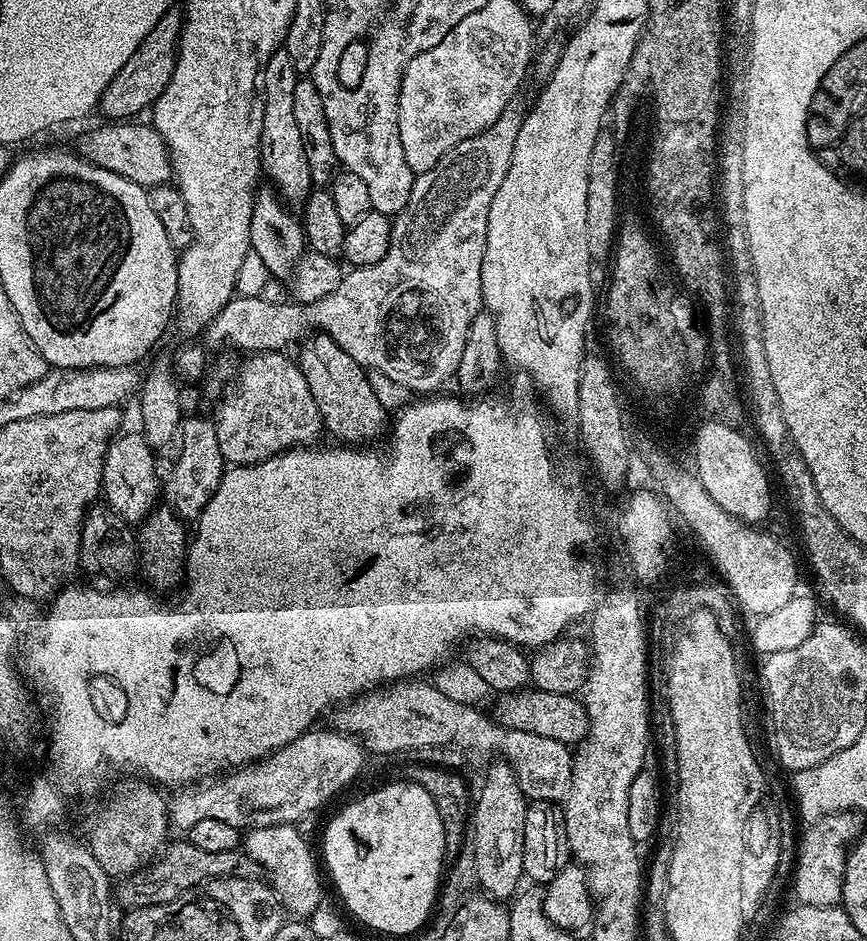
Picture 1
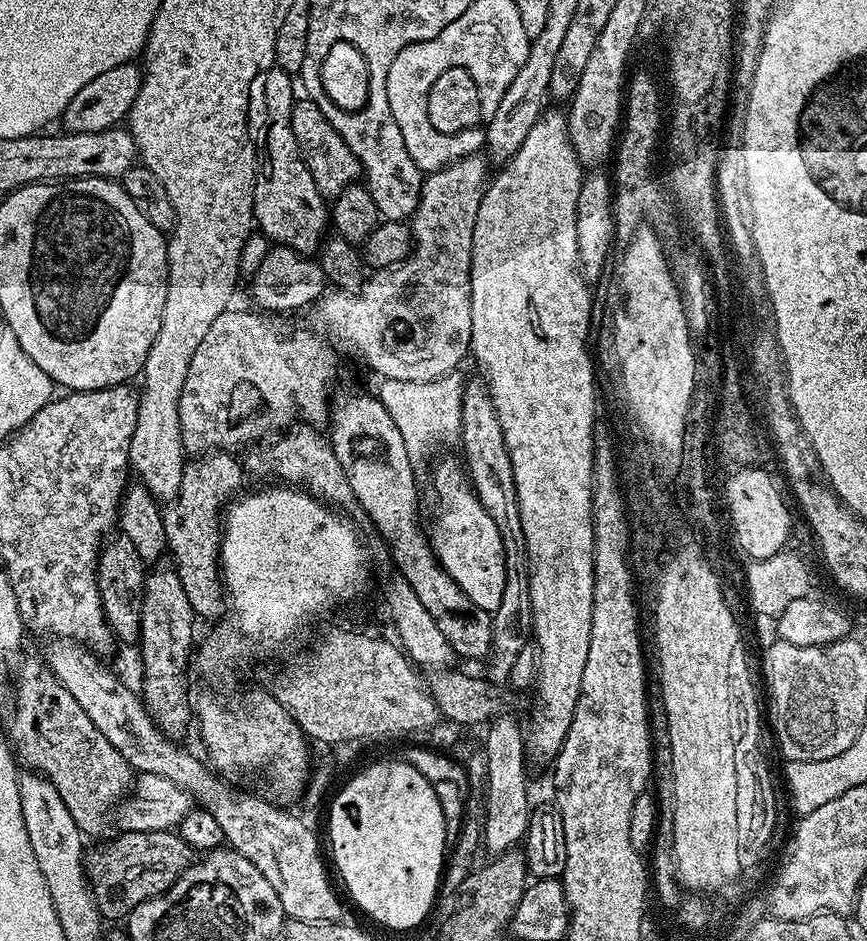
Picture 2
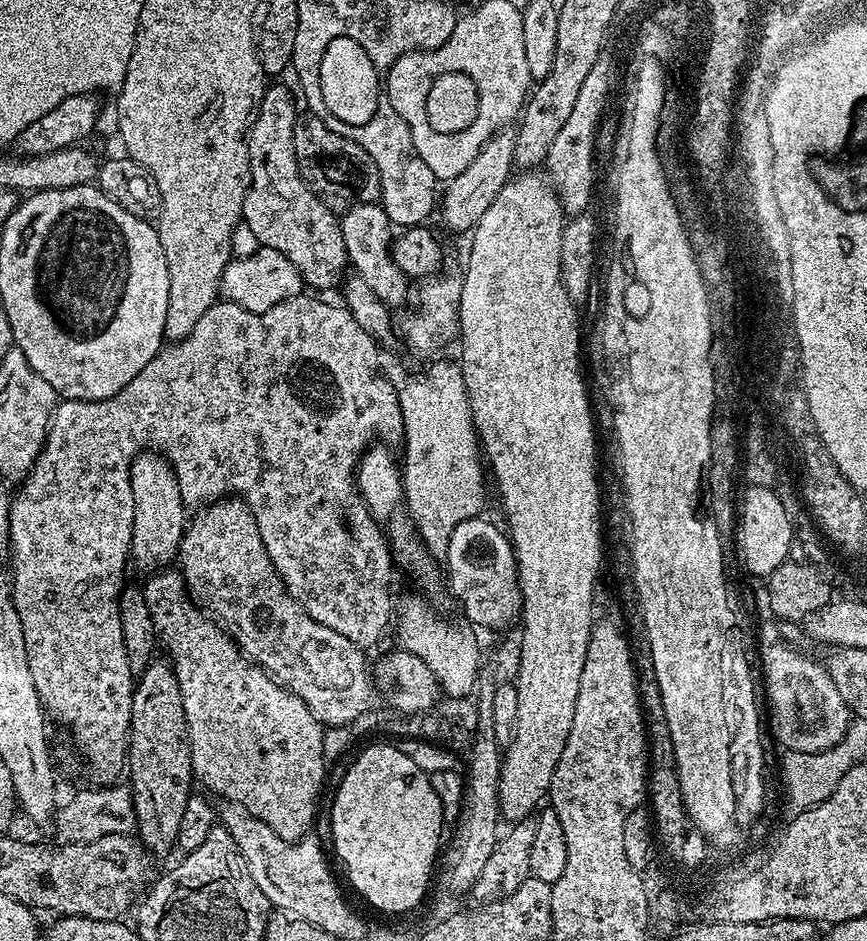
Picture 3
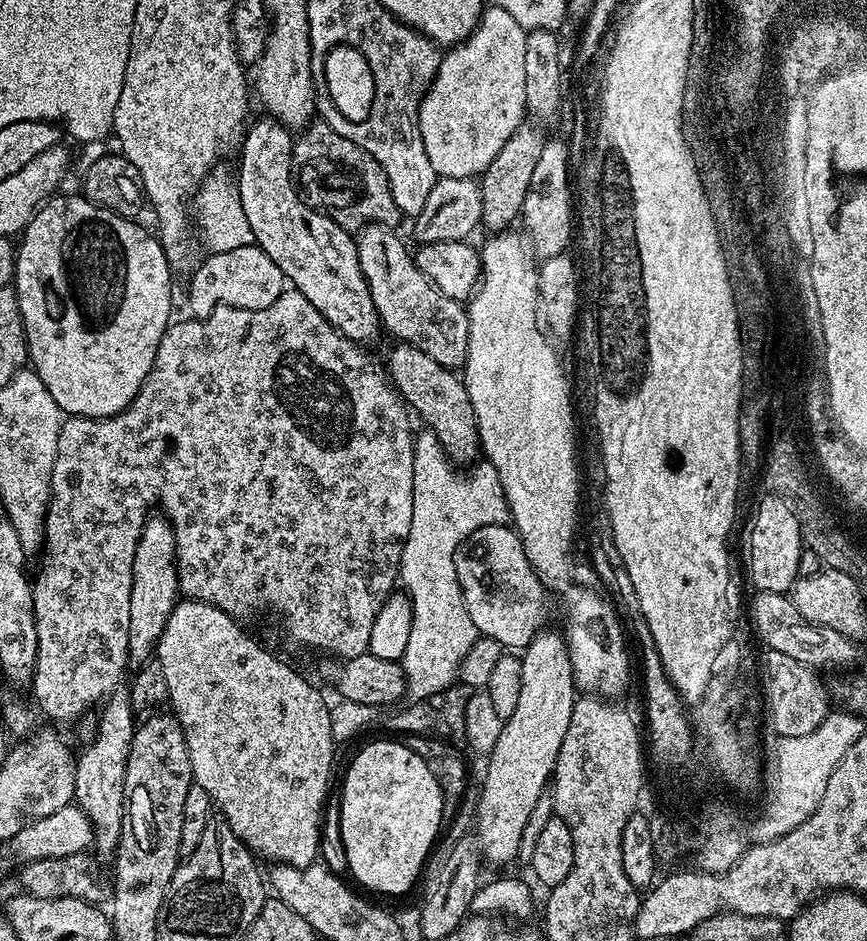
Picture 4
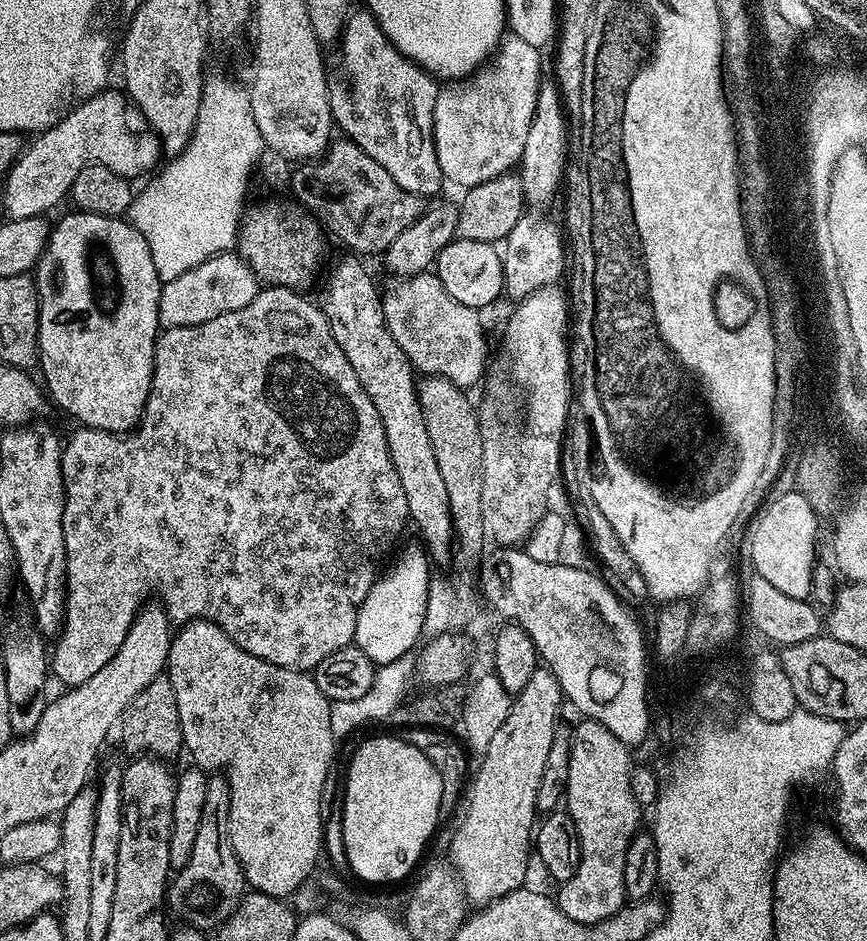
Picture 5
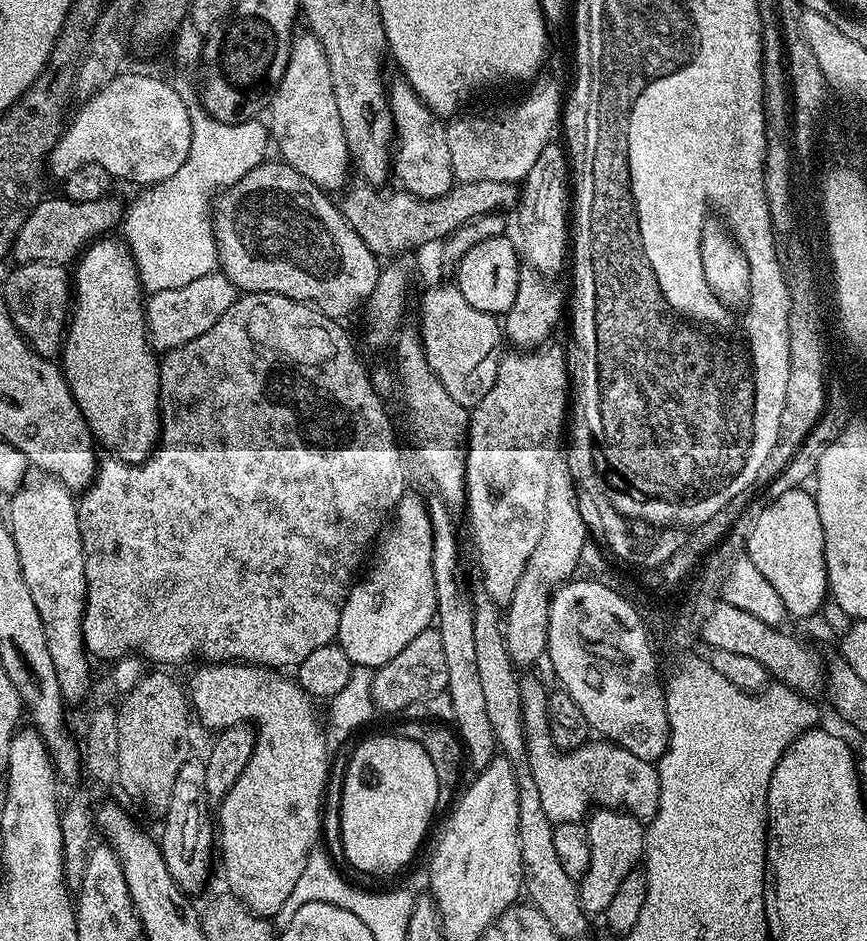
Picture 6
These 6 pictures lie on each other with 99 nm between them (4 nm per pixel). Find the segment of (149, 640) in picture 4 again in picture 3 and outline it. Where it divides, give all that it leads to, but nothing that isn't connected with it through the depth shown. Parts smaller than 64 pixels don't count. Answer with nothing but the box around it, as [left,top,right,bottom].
[130,450,186,569]

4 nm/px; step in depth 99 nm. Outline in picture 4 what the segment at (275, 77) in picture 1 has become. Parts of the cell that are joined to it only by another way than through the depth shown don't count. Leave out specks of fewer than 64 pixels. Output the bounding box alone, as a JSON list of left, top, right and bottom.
[234,115,382,346]

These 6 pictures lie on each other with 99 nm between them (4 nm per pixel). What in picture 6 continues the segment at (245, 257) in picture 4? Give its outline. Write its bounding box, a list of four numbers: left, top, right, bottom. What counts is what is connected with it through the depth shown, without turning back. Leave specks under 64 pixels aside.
[144,270,238,353]

